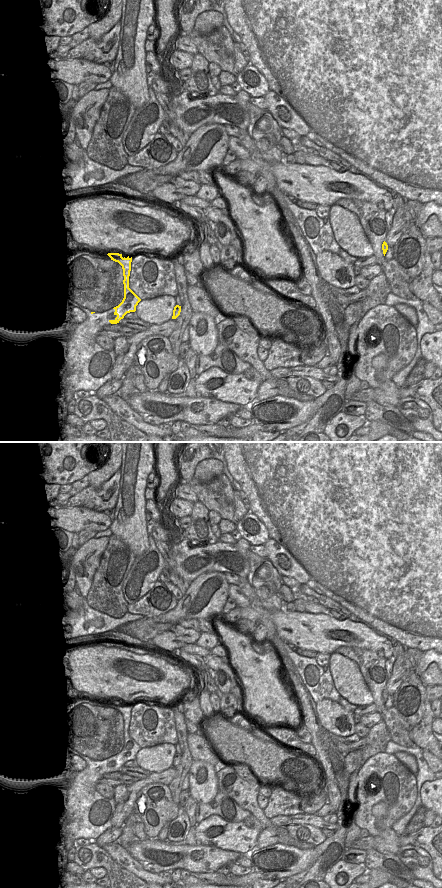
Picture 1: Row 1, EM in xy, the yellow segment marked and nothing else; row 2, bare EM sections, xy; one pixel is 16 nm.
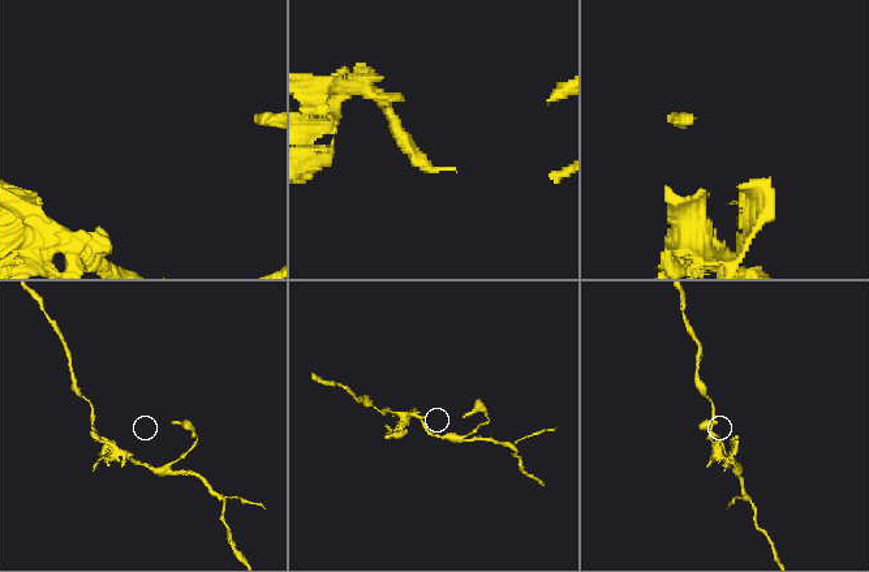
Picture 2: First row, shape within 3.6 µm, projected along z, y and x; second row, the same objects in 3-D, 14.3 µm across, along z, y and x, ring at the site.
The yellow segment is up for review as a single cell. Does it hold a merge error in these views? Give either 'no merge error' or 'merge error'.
merge error

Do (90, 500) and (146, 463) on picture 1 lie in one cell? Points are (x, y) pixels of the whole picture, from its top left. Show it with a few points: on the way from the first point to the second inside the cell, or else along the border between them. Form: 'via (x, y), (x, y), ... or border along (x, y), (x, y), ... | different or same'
border along (120, 469), (119, 494), (115, 504) | different

